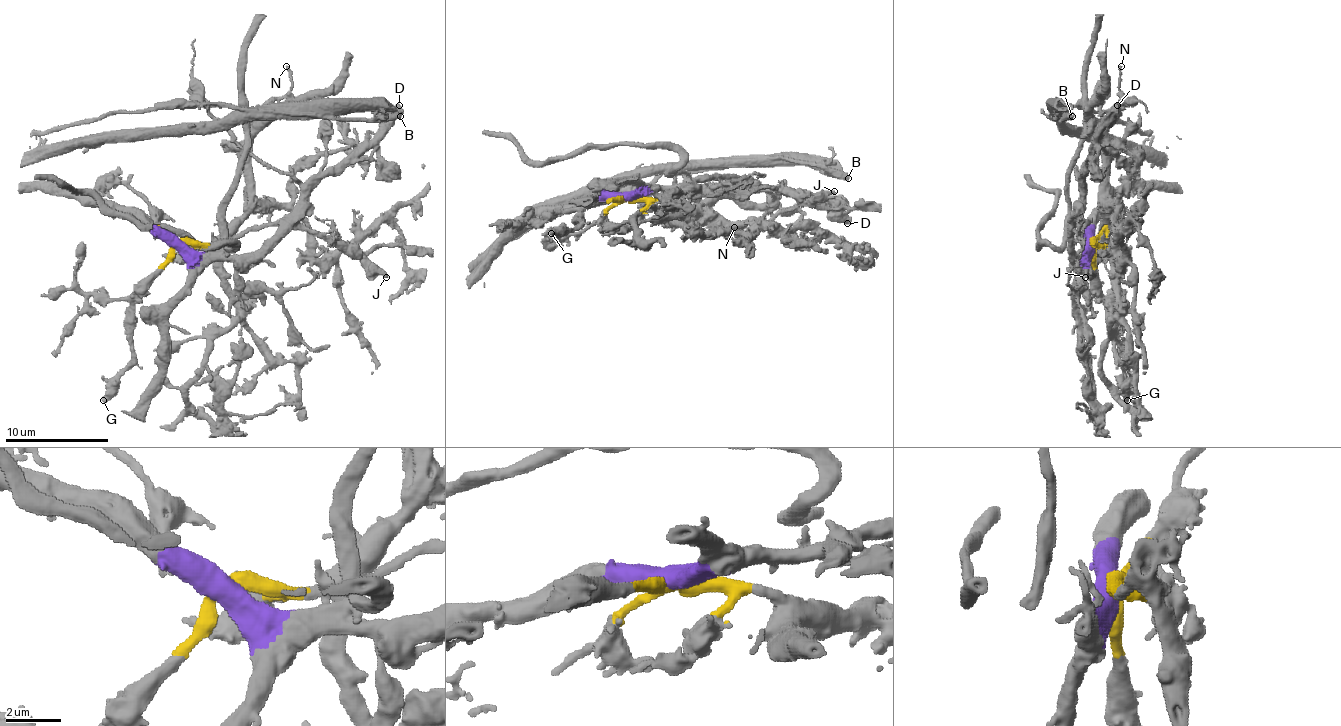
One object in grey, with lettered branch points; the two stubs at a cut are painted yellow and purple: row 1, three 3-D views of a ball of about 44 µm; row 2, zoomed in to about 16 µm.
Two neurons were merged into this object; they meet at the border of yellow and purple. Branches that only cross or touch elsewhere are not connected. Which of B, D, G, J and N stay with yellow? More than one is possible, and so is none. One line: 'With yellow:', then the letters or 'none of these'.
With yellow: G, N

